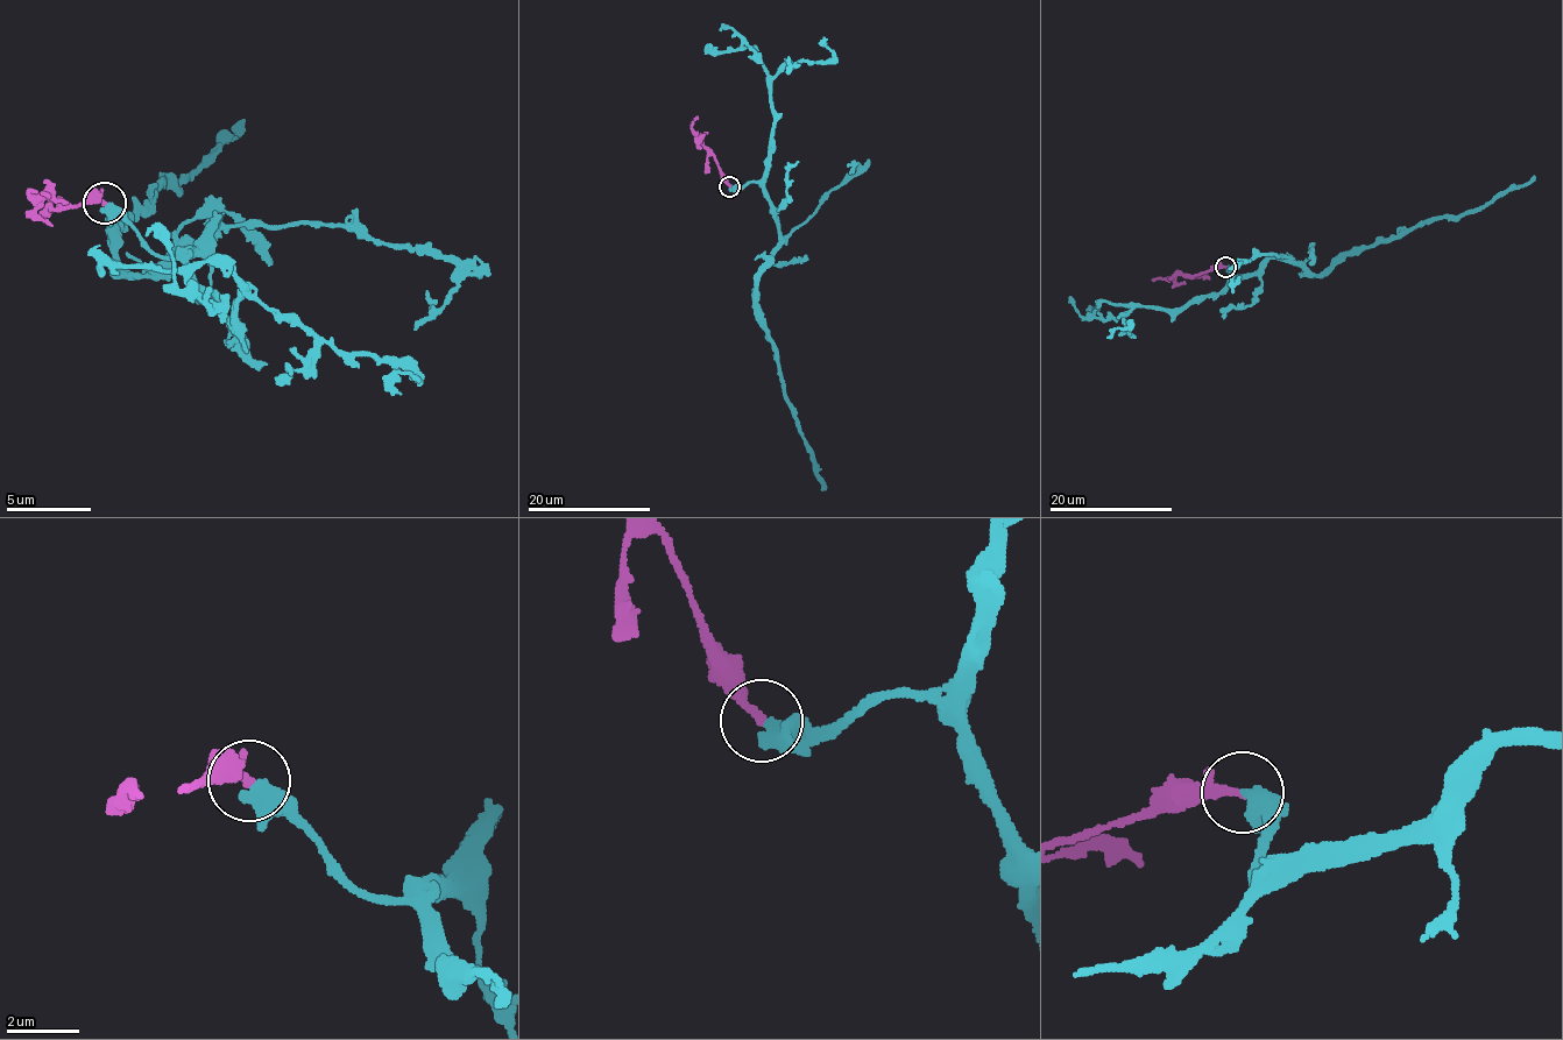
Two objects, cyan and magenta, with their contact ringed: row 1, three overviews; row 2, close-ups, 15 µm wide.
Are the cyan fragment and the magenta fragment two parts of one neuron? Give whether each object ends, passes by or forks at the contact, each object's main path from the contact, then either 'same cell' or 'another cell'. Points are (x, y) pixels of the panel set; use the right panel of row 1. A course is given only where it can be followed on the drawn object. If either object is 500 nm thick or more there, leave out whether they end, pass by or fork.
cyan ends there; magenta passes by; cyan runs (1226, 268), (1229, 283), (1271, 257), (1294, 260), (1318, 275), (1350, 253), (1426, 221), (1477, 211), (1535, 176); magenta runs (1226, 267), (1213, 267), (1193, 276), (1179, 274), (1153, 280); same cell

